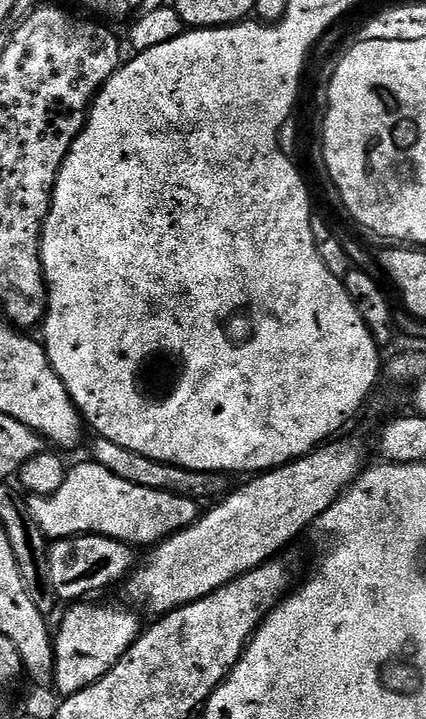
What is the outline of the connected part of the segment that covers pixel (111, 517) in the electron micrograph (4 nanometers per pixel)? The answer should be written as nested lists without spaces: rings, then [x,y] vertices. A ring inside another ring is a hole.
[[[94,462],[80,464],[77,468],[67,469],[62,486],[54,490],[49,496],[32,496],[28,500],[28,509],[38,522],[38,526],[44,531],[49,541],[65,540],[67,536],[109,536],[115,540],[121,540],[133,546],[148,544],[155,546],[175,532],[189,528],[201,515],[202,508],[191,496],[179,496],[176,492],[163,492],[162,490],[150,490],[146,486],[134,486],[134,482],[125,482],[122,478],[114,478],[110,470],[98,466]]]

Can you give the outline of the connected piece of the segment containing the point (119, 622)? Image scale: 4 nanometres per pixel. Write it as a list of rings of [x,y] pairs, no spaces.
[[[92,602],[73,603],[69,607],[72,609],[61,618],[60,629],[57,627],[54,632],[52,649],[56,657],[52,684],[64,698],[78,694],[102,679],[127,654],[142,631],[142,623],[131,607],[88,603]]]

